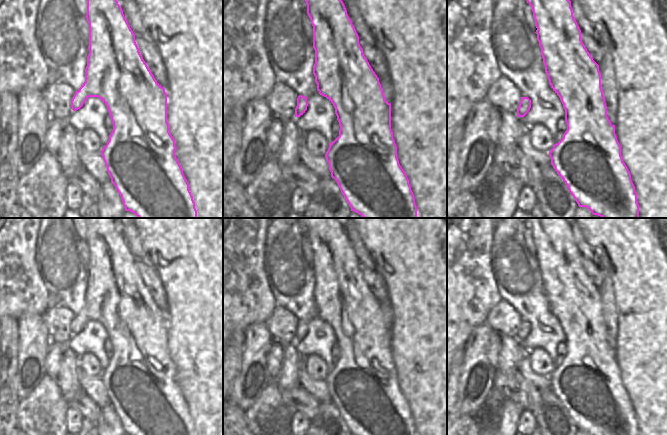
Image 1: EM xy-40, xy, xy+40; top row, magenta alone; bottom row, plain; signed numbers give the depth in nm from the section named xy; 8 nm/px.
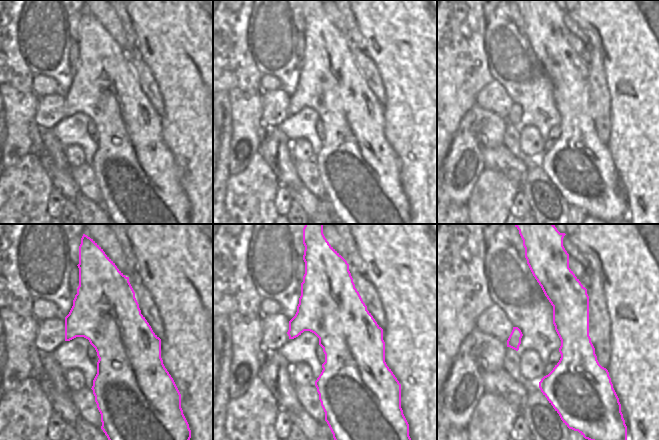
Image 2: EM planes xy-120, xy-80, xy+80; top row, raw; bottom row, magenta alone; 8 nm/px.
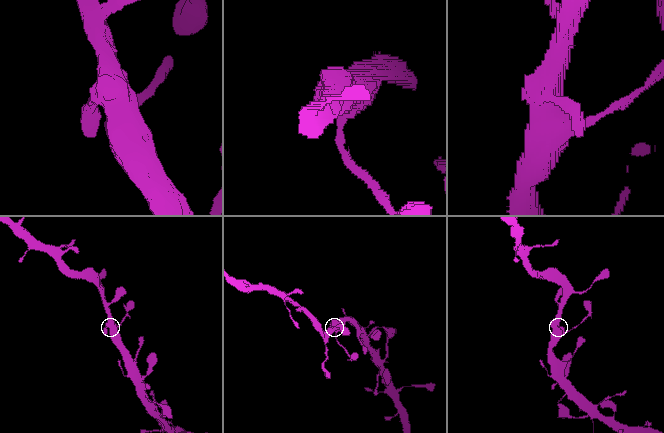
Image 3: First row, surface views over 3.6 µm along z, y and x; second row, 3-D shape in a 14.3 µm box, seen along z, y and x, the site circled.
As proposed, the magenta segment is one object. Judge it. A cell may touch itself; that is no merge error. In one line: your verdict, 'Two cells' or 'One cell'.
One cell.

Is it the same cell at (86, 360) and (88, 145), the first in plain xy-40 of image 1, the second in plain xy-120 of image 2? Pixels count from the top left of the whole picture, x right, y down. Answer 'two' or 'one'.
two

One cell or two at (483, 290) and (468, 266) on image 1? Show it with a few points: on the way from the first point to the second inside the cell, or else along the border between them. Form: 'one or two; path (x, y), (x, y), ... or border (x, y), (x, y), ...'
one; path (477, 284), (468, 275), (468, 272)

